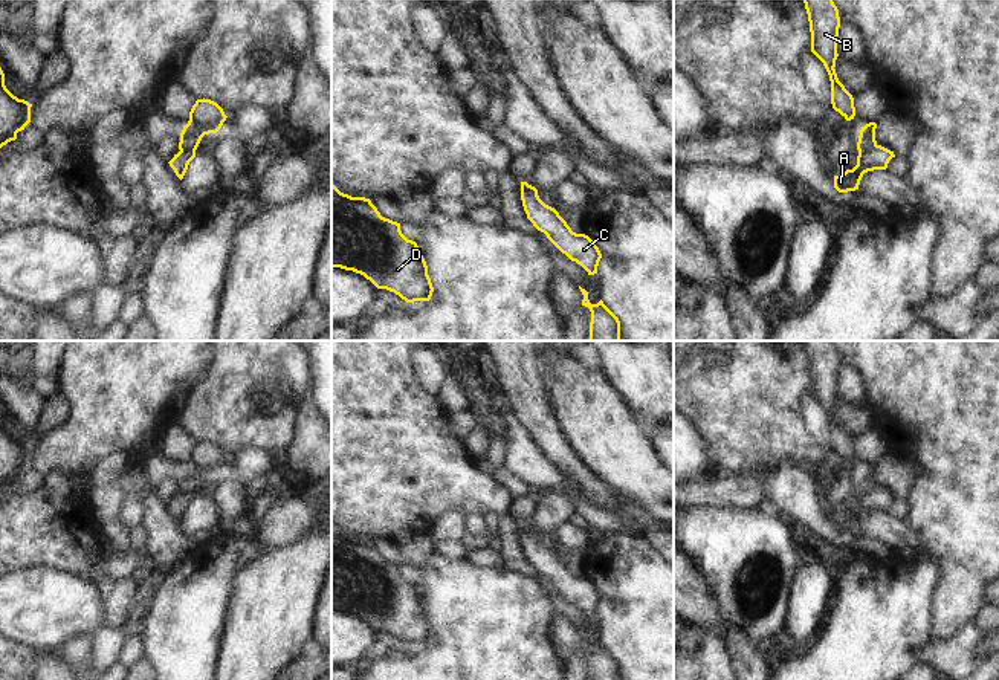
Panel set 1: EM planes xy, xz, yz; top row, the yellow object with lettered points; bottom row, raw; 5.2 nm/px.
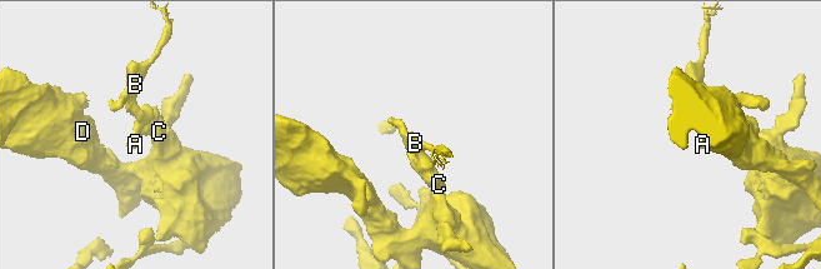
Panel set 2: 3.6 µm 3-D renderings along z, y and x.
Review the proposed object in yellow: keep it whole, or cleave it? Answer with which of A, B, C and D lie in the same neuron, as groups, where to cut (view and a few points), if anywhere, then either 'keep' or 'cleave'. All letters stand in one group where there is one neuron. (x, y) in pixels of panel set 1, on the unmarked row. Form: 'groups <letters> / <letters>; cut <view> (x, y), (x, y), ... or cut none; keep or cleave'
groups A C D / B; cut yz (876, 486), (859, 494); cleave

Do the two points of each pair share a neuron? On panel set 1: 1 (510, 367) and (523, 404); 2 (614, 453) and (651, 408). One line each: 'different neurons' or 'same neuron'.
1: same neuron
2: different neurons

